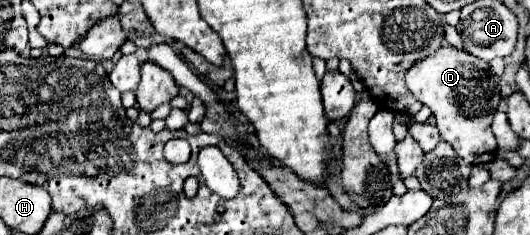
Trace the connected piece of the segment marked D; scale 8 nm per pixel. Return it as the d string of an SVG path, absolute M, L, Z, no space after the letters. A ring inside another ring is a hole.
M442 46L434 56L416 62L406 72L406 84L410 92L432 110L442 140L446 140L466 164L488 164L496 158L498 146L490 126L498 110L500 88L488 62L452 46ZM478 114L488 114L488 118L482 122Z

